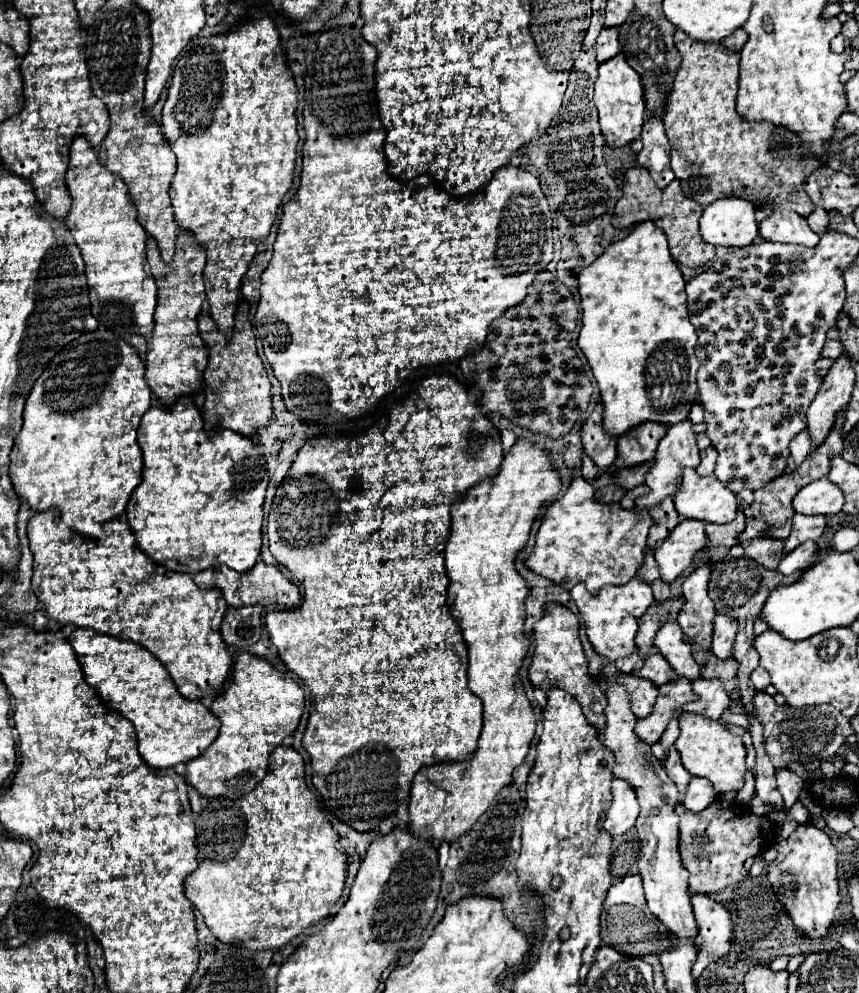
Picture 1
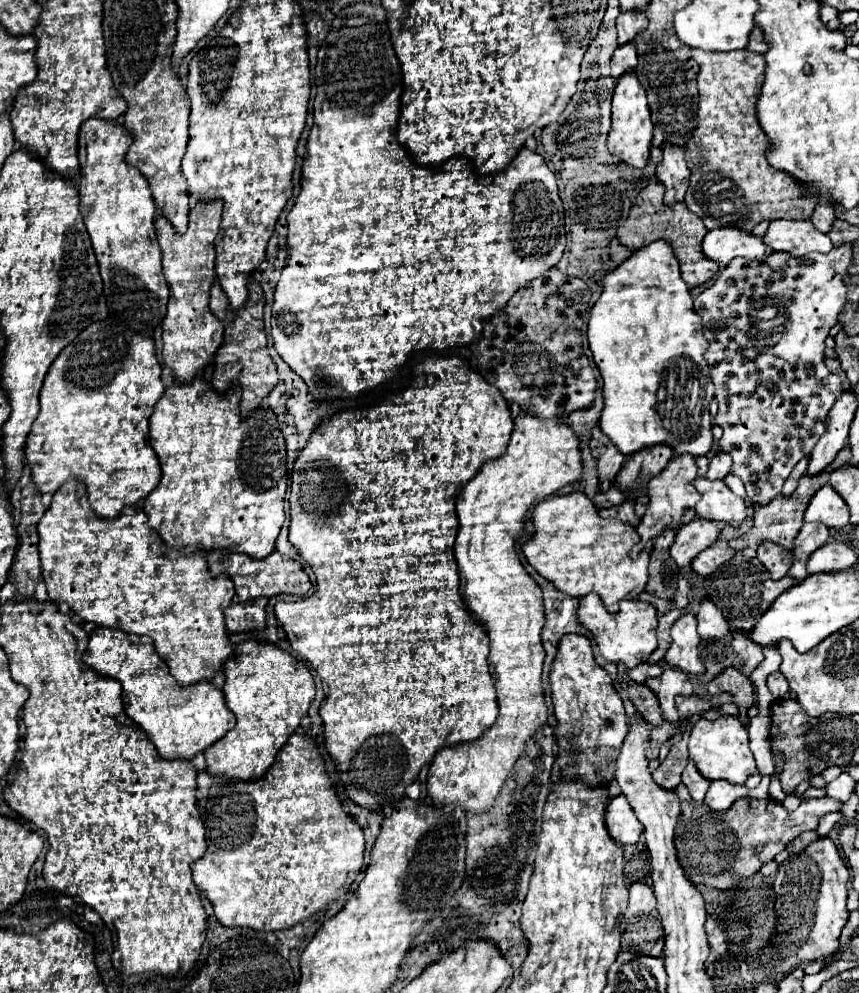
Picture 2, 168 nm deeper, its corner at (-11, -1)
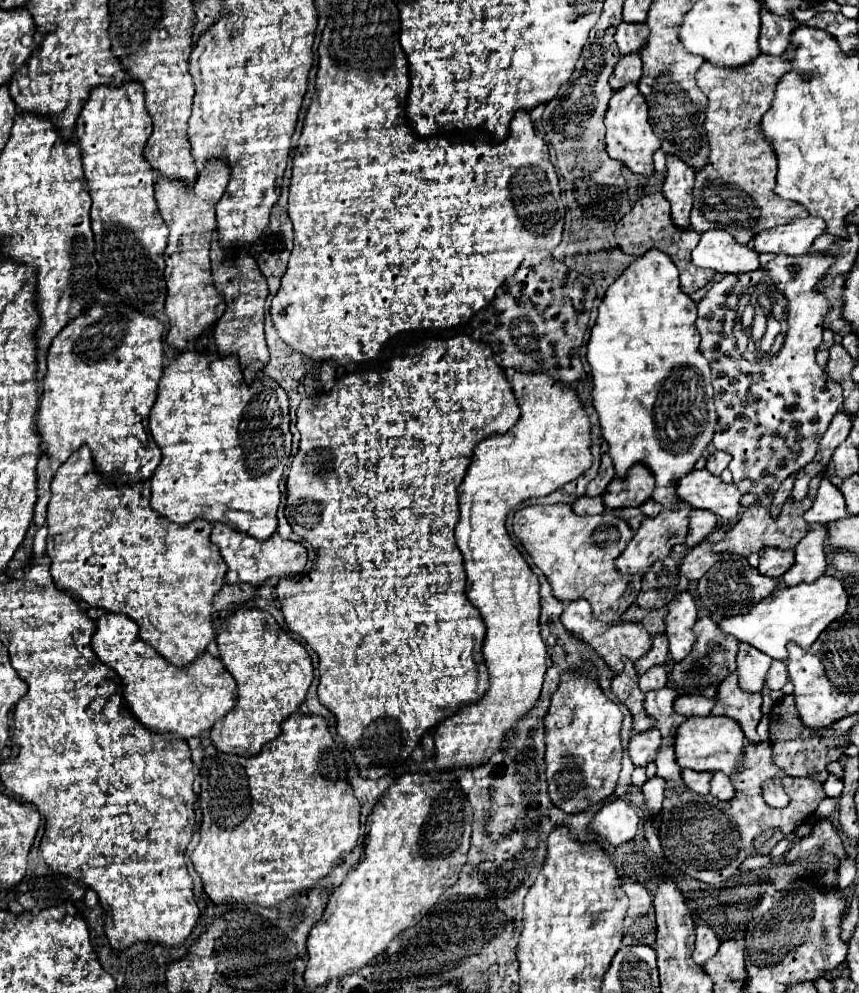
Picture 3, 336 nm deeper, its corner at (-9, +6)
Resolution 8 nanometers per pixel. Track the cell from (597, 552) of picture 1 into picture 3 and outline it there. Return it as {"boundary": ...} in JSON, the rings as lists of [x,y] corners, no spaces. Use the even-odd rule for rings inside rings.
{"boundary":[[[531,505],[515,513],[513,535],[521,541],[533,563],[543,571],[561,601],[587,599],[595,619],[603,623],[617,621],[637,599],[641,575],[621,575],[615,559],[633,537],[633,529],[623,519],[603,519],[603,515],[577,515],[571,505]]]}

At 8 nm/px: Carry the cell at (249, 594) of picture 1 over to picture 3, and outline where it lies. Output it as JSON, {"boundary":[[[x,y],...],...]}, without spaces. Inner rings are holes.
{"boundary":[[[215,523],[213,531],[211,531],[211,541],[219,547],[223,561],[227,563],[229,571],[225,581],[229,585],[237,585],[237,583],[253,583],[255,587],[263,585],[269,577],[277,575],[301,575],[305,571],[305,563],[307,563],[307,549],[297,543],[297,541],[289,541],[279,537],[279,533],[275,533],[271,539],[267,541],[257,541],[253,537],[249,537],[247,533],[235,531],[223,523]]]}

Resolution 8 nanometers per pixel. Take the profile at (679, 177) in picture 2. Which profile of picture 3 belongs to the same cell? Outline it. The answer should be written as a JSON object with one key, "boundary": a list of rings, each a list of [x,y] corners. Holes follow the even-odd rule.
{"boundary":[[[667,155],[667,173],[663,183],[663,195],[671,203],[671,217],[677,227],[689,227],[689,211],[693,207],[693,167],[685,165],[675,155]]]}

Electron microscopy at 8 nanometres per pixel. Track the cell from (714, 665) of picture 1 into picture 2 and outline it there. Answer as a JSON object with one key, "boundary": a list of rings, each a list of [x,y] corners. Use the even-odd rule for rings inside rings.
{"boundary":[[[727,668],[723,674],[719,674],[719,678],[711,680],[707,684],[709,694],[731,694],[733,696],[733,704],[739,708],[739,720],[743,724],[749,724],[749,716],[747,710],[755,704],[755,688],[751,684],[751,680],[743,674],[739,674],[735,668]]]}

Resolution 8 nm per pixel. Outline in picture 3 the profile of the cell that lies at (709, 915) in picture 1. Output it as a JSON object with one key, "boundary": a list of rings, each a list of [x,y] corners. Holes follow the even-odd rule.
{"boundary":[[[699,925],[697,927],[697,939],[695,939],[695,951],[693,951],[693,961],[697,965],[703,965],[705,961],[709,961],[717,953],[719,945],[721,945],[721,941],[713,933],[713,929],[707,927],[707,925]]]}

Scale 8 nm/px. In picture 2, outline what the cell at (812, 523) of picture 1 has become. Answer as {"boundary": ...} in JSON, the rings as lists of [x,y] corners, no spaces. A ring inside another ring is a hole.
{"boundary":[[[803,524],[803,528],[799,530],[797,538],[795,538],[795,548],[793,548],[793,556],[795,556],[795,562],[789,570],[789,576],[795,578],[797,582],[805,580],[809,576],[807,572],[807,560],[809,556],[821,548],[825,542],[829,540],[829,528],[823,526],[823,524]]]}

